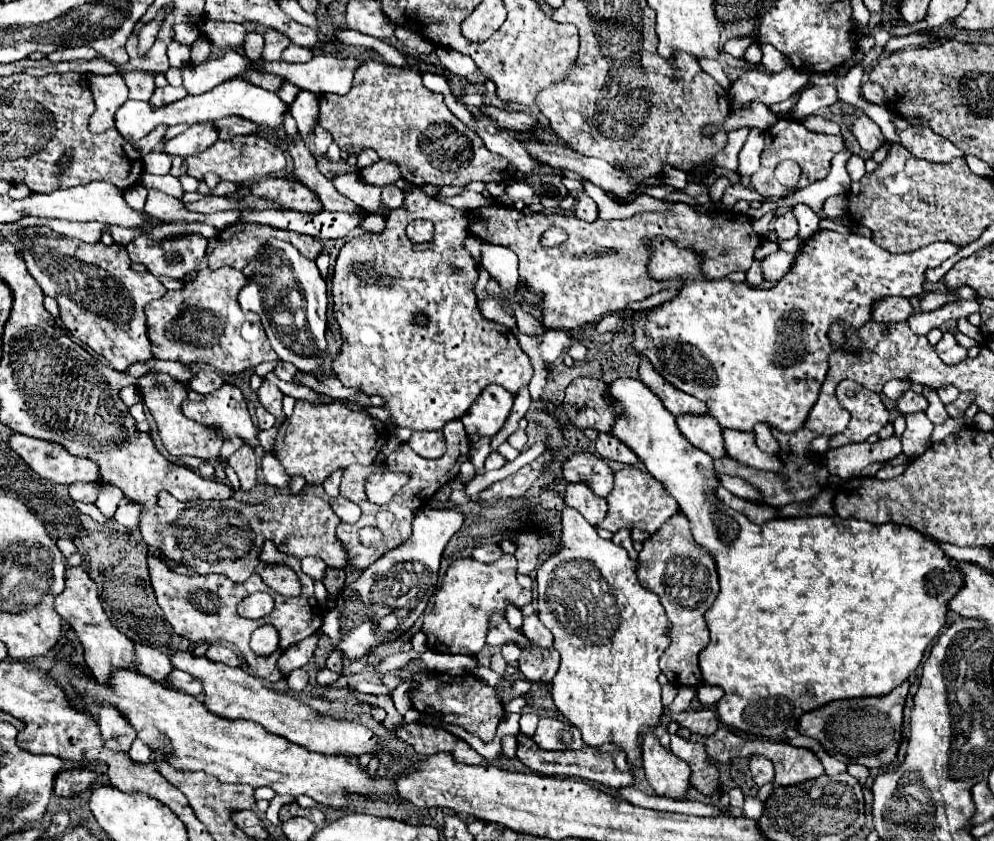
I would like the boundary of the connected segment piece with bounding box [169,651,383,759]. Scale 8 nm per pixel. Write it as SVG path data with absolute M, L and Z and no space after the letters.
M171 651L169 659L171 659L173 667L191 673L205 685L203 703L215 715L221 715L225 719L255 721L255 723L263 725L269 733L285 737L287 741L297 743L297 745L301 745L309 751L321 753L321 755L343 755L347 759L359 759L361 755L379 755L379 751L383 749L383 745L379 743L375 733L371 729L367 729L365 725L347 721L347 719L335 719L329 715L321 715L311 705L265 687L261 683L261 679L245 673L239 667L213 663L205 657L193 657L189 651Z

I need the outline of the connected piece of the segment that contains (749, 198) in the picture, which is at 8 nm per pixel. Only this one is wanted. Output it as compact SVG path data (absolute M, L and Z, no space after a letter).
M733 184L730 188L726 189L726 193L722 198L722 203L726 206L733 206L738 200L746 200L749 203L755 200L761 203L767 201L763 195L760 195L755 190L751 190L742 185L740 186L739 184Z

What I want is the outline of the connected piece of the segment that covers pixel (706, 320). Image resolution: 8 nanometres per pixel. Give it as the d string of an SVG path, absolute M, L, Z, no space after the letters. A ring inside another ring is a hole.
M817 231L797 251L791 271L775 287L761 289L747 283L733 283L727 277L705 279L705 275L701 275L701 257L691 249L679 247L667 237L651 237L647 239L647 247L651 249L647 275L655 281L679 279L681 287L675 299L653 307L647 315L633 311L633 353L649 359L655 371L679 391L705 401L711 407L711 415L723 429L751 431L757 423L767 423L785 433L803 427L807 413L819 397L819 389L829 369L829 355L835 351L829 339L831 325L836 322L844 324L845 350L851 353L859 351L861 340L857 331L871 321L873 305L891 295L919 297L927 281L925 271L939 267L945 259L959 251L953 243L931 243L919 251L895 255L857 233L843 235L835 231ZM777 335L801 335L801 341L793 343L793 339L785 339L787 345L779 347Z

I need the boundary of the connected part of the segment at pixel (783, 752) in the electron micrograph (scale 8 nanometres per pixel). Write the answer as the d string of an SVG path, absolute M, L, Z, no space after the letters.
M743 741L741 757L761 754L769 757L775 765L775 785L799 785L807 779L817 779L823 775L823 765L817 755L803 747L791 747L787 743L771 741Z

